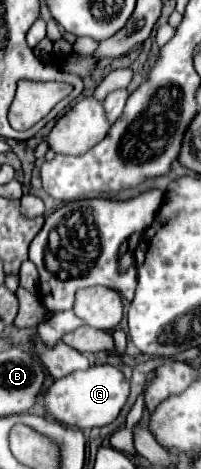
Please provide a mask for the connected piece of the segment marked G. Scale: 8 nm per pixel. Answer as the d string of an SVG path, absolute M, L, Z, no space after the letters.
M99 364L83 372L73 372L69 374L69 378L55 380L55 384L47 390L45 406L47 406L47 412L57 422L85 430L85 428L111 424L119 416L121 408L125 406L129 392L131 392L131 384L119 368L111 364Z

